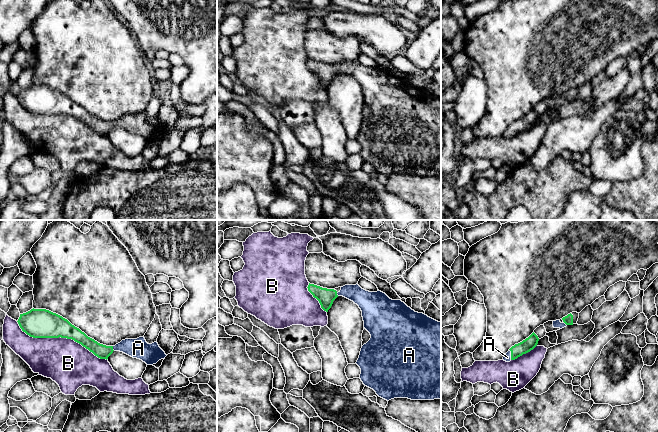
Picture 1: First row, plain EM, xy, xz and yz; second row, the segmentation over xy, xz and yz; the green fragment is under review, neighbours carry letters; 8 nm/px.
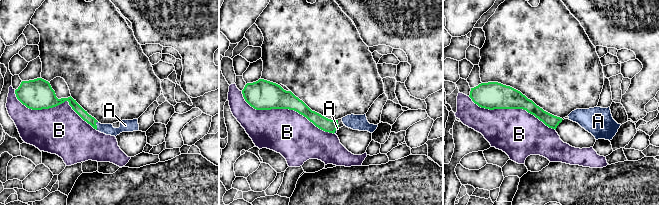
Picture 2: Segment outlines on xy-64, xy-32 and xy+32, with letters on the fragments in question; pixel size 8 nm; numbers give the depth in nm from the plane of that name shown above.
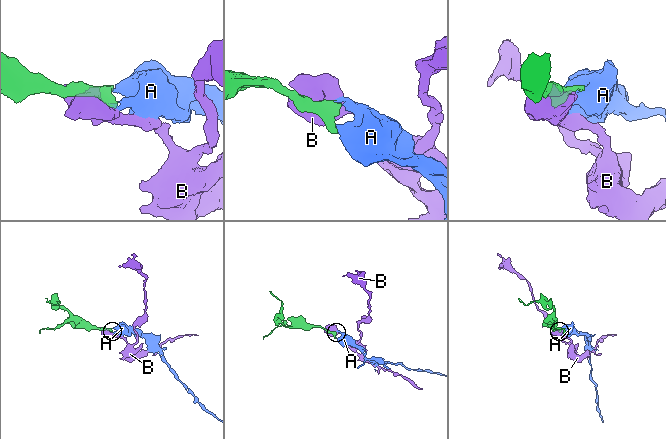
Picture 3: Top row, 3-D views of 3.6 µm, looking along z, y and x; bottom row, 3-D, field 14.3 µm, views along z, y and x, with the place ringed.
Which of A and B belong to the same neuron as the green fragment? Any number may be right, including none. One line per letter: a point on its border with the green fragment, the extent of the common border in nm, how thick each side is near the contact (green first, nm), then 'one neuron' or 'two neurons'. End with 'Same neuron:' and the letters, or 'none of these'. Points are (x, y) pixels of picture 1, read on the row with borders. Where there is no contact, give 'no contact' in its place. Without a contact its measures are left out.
A: meets green in yz at (511, 354); contact 90 nm long; 100 nm thick on the green side, 60 nm on the other; one neuron
B: meets green in xy at (60, 336); contact 800 nm long; 240 nm thick on the green side, 360 nm on the other; two neurons
Same neuron: A

